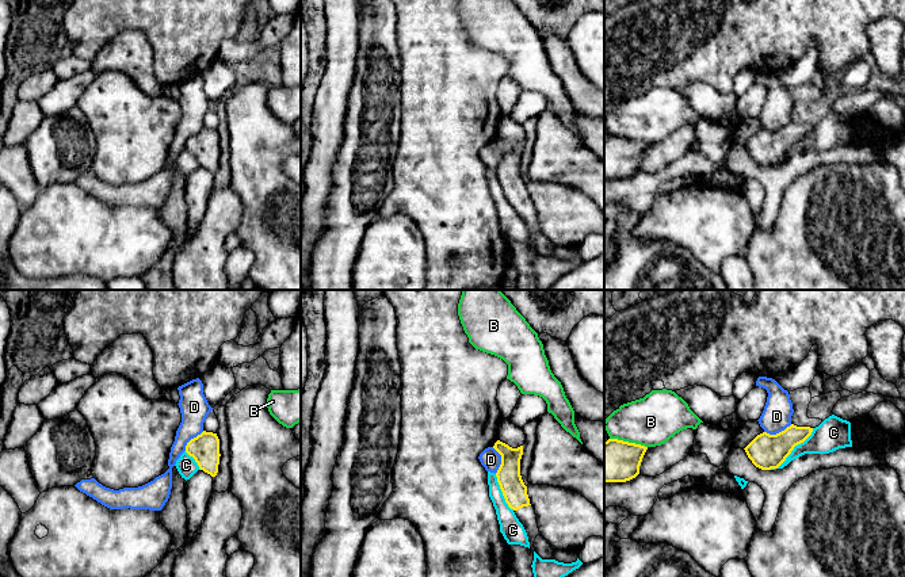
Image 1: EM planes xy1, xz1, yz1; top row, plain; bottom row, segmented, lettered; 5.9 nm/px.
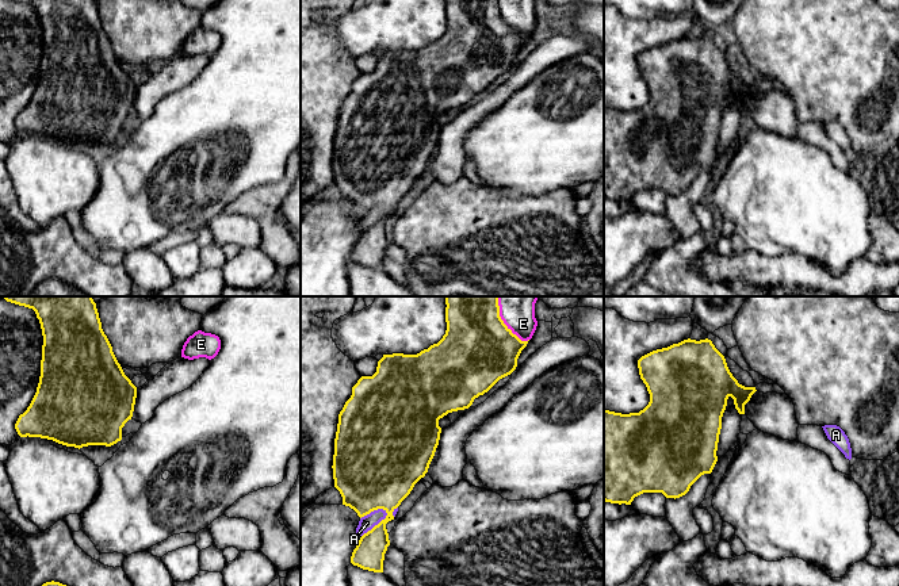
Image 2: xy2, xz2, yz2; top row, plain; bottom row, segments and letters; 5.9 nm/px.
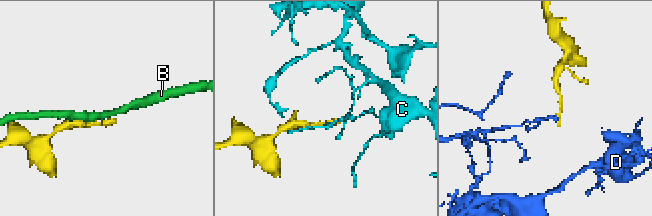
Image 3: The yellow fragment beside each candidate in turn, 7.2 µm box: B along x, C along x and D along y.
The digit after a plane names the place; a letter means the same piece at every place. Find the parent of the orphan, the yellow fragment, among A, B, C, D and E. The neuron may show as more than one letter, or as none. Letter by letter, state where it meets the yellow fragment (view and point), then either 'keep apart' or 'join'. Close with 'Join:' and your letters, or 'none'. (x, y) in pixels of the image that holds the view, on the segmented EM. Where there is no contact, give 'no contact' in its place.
A: xz2 (378, 524) | keep apart
B: yz1 (627, 442) | keep apart
C: yz1 (794, 446) | keep apart
D: yz1 (779, 432) | keep apart
E: xz2 (502, 322) | keep apart
Join: none

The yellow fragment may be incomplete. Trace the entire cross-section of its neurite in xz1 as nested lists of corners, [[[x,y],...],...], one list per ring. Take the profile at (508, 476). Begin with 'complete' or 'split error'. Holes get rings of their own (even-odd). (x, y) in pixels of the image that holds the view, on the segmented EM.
split error; [[[497,440],[493,448],[501,455],[501,465],[496,473],[497,482],[505,503],[523,524],[530,542],[528,547],[509,544],[509,566],[518,573],[518,577],[534,577],[531,568],[535,551],[534,540],[541,532],[536,523],[535,509],[530,504],[527,486],[520,475],[523,446],[512,448]]]

